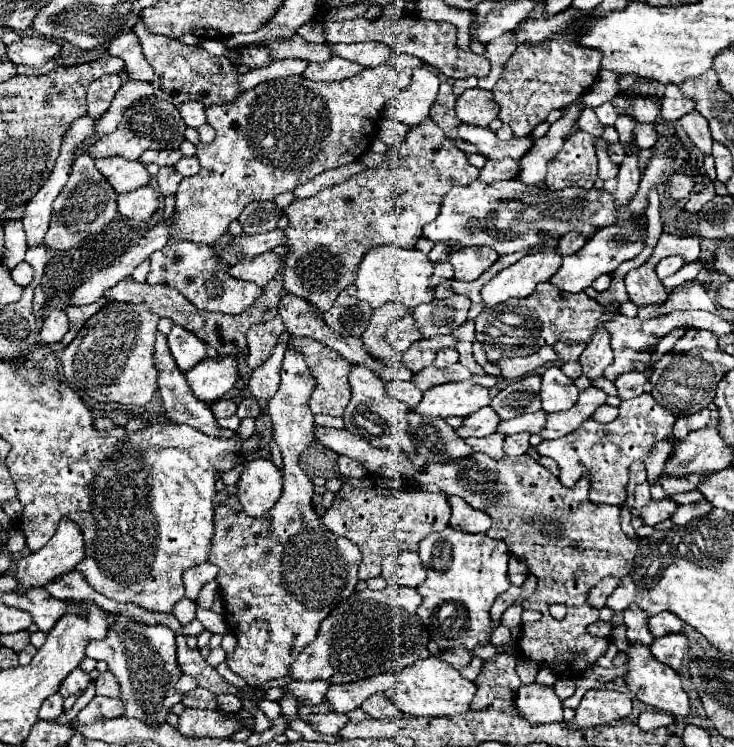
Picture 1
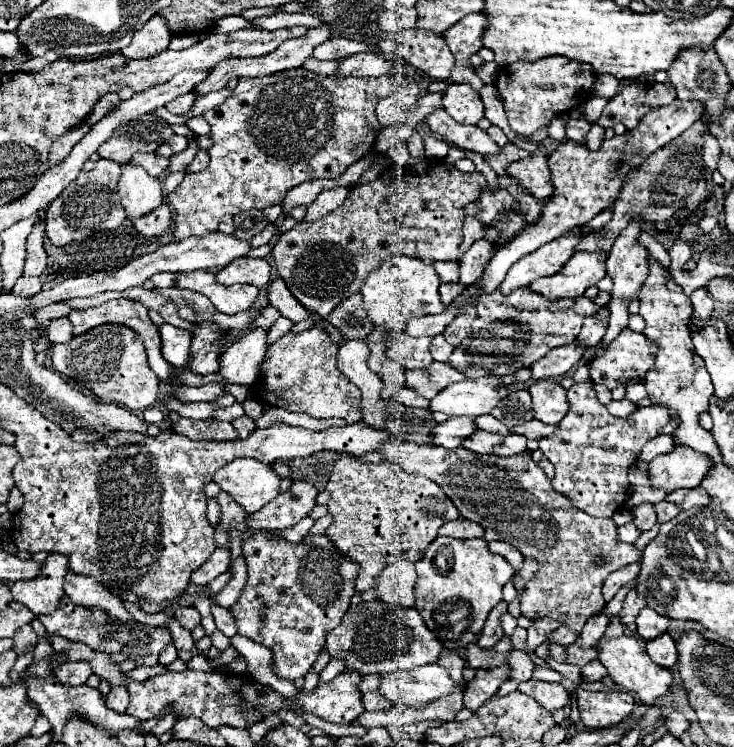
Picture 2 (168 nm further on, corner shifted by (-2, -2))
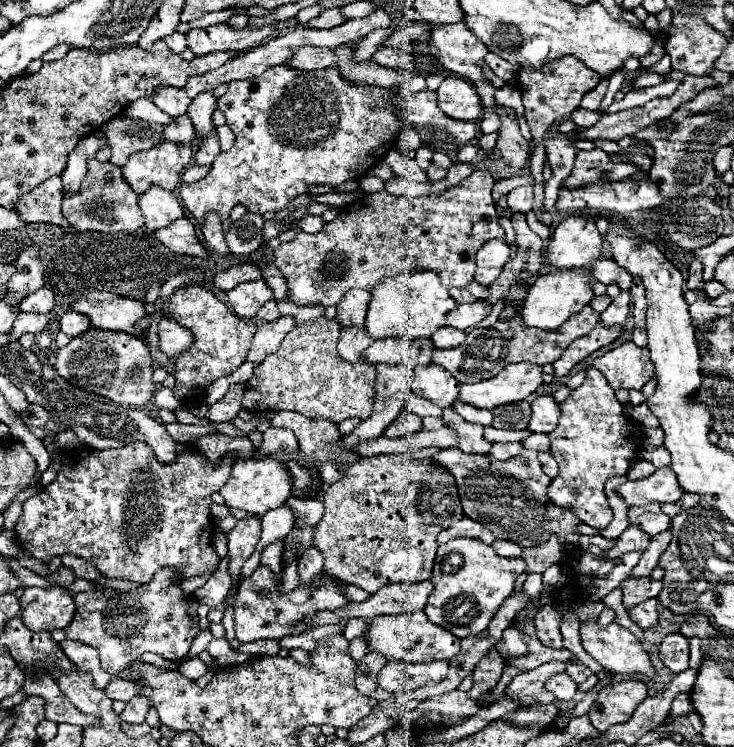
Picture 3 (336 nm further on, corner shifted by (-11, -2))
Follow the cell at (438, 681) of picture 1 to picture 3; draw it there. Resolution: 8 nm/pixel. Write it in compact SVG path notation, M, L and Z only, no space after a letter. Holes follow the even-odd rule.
M447 660L427 664L395 664L387 662L377 676L377 684L389 692L413 692L429 682L441 682L447 678Z

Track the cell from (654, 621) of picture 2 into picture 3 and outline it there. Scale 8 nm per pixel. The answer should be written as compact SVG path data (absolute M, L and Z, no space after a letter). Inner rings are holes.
M649 598L641 604L637 604L631 612L629 612L631 620L635 620L643 630L645 628L655 628L659 624L659 612L657 612L657 600Z

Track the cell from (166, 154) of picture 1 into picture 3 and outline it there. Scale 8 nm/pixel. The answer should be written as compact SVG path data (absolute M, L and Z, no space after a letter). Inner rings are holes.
M179 116L179 120L173 120L165 126L165 140L175 144L191 144L195 138L195 128L191 128L191 120L185 116Z

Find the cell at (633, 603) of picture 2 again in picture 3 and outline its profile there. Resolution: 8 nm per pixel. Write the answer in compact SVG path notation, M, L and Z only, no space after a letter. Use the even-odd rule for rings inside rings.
M639 578L639 580L627 580L621 590L623 590L623 606L625 610L631 610L639 602L657 596L661 592L663 582L661 580L651 580L651 578Z

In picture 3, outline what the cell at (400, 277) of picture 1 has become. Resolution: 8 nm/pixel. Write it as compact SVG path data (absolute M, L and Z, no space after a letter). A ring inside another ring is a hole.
M413 270L407 274L399 274L387 280L381 280L371 290L371 302L367 310L365 328L377 338L391 336L409 336L409 338L431 338L431 334L445 326L445 314L455 310L457 304L449 296L441 278L429 270Z

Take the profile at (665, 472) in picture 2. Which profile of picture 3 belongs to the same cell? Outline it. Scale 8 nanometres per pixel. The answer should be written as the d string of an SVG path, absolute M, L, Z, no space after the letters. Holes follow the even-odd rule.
M671 466L657 468L655 474L641 480L627 480L617 492L625 498L627 506L643 506L647 502L675 502L683 496L683 488Z

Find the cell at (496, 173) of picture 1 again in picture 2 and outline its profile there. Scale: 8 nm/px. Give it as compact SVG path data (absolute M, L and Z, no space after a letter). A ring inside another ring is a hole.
M530 156L526 160L514 162L508 166L508 174L514 182L528 188L532 196L538 198L540 202L550 200L550 196L554 196L554 186L550 180L546 156Z

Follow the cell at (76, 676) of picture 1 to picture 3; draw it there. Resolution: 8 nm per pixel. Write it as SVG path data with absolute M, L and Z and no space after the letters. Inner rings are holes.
M63 640L59 642L61 650L65 652L65 656L85 674L93 676L93 686L95 688L105 688L111 680L111 676L101 668L99 664L99 654L95 652L95 648L91 646L85 646L81 642L75 642L75 640Z

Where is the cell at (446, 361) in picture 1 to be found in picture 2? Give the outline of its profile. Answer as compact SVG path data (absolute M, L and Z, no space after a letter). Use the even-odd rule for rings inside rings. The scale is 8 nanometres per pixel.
M434 336L434 338L432 338L432 346L430 346L430 350L432 350L434 360L438 360L438 362L446 362L446 358L452 354L454 346L452 346L444 336Z

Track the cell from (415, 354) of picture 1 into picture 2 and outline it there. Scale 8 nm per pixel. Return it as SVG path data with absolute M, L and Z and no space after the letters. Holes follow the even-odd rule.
M390 332L386 342L386 354L394 362L402 364L402 368L422 368L424 366L424 352L430 346L430 338L412 338L406 332Z

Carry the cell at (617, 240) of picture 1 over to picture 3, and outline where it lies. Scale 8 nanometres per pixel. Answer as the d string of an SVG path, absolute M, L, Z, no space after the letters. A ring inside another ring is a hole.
M575 270L575 272L547 272L547 274L539 274L533 284L529 286L529 294L523 302L523 322L527 326L535 326L535 328L543 328L543 330L555 330L559 328L569 316L573 316L575 312L579 312L583 306L587 306L593 298L593 284L597 280L593 278L593 274L589 270Z

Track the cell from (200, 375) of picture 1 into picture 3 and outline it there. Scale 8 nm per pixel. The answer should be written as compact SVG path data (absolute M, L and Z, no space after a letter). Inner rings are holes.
M281 316L275 322L265 322L257 328L251 348L247 352L247 362L259 364L267 352L275 352L275 348L281 344L281 340L285 338L285 334L295 326L295 320L289 316Z

